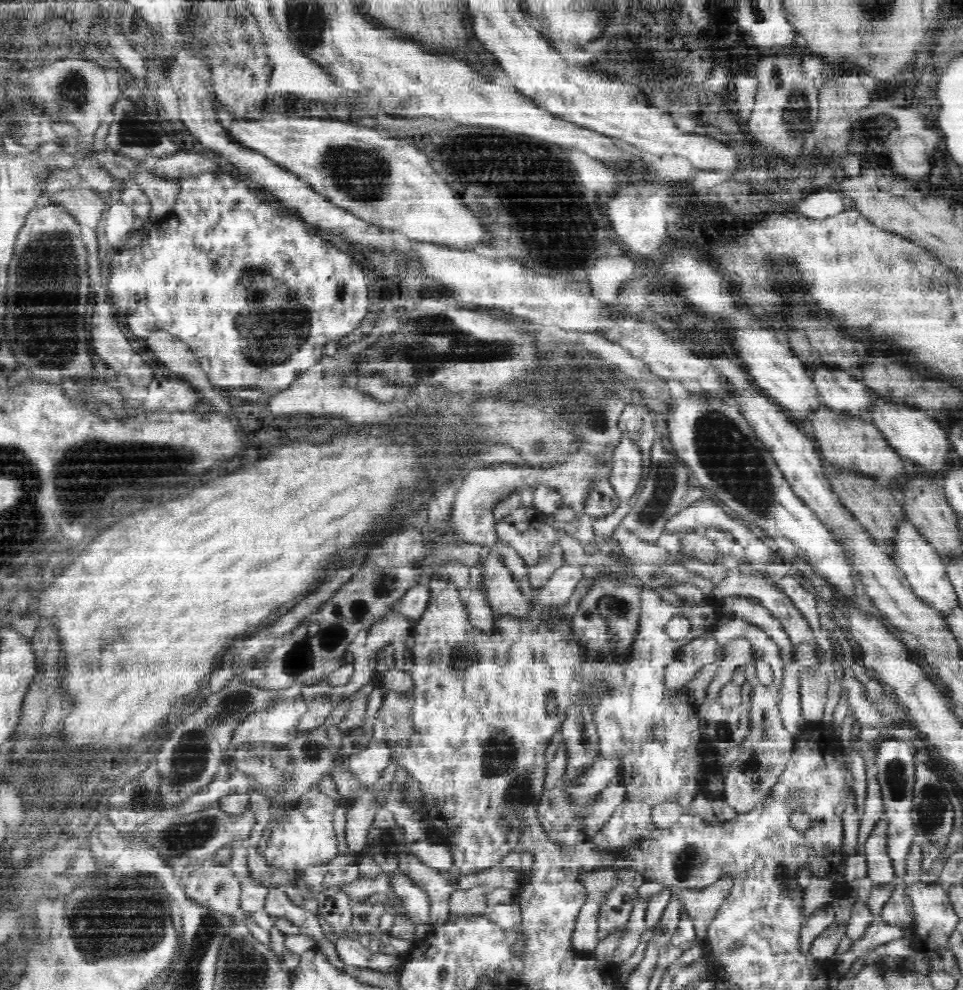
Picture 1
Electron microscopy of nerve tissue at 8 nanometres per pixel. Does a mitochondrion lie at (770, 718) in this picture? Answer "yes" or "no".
no

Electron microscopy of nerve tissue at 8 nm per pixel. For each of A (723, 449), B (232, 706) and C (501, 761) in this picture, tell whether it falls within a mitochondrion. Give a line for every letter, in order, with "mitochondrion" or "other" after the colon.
A: mitochondrion
B: mitochondrion
C: mitochondrion

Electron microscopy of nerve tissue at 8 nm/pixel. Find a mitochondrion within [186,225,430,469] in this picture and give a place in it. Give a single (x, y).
(273, 327)

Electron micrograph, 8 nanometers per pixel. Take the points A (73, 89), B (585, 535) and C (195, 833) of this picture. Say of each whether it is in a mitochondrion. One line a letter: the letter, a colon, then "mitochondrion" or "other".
A: mitochondrion
B: other
C: mitochondrion

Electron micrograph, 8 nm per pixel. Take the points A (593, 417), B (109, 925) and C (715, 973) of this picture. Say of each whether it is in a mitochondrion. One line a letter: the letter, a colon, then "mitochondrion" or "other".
A: mitochondrion
B: mitochondrion
C: other

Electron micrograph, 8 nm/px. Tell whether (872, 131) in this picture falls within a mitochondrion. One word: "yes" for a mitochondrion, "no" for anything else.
yes

